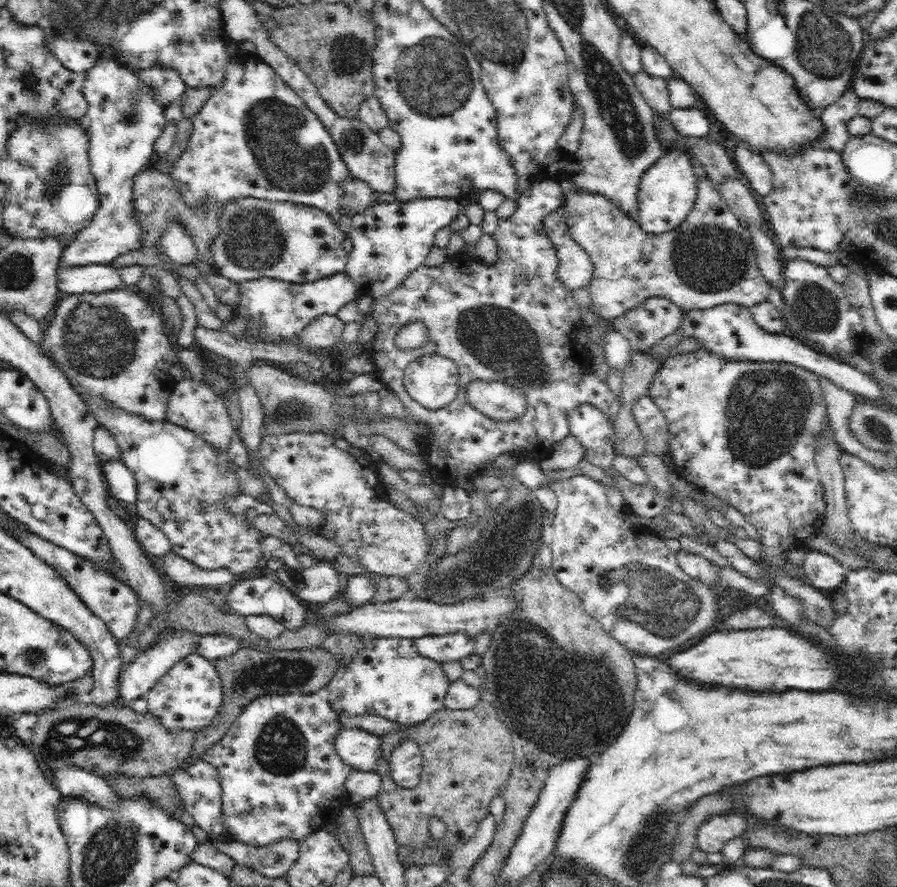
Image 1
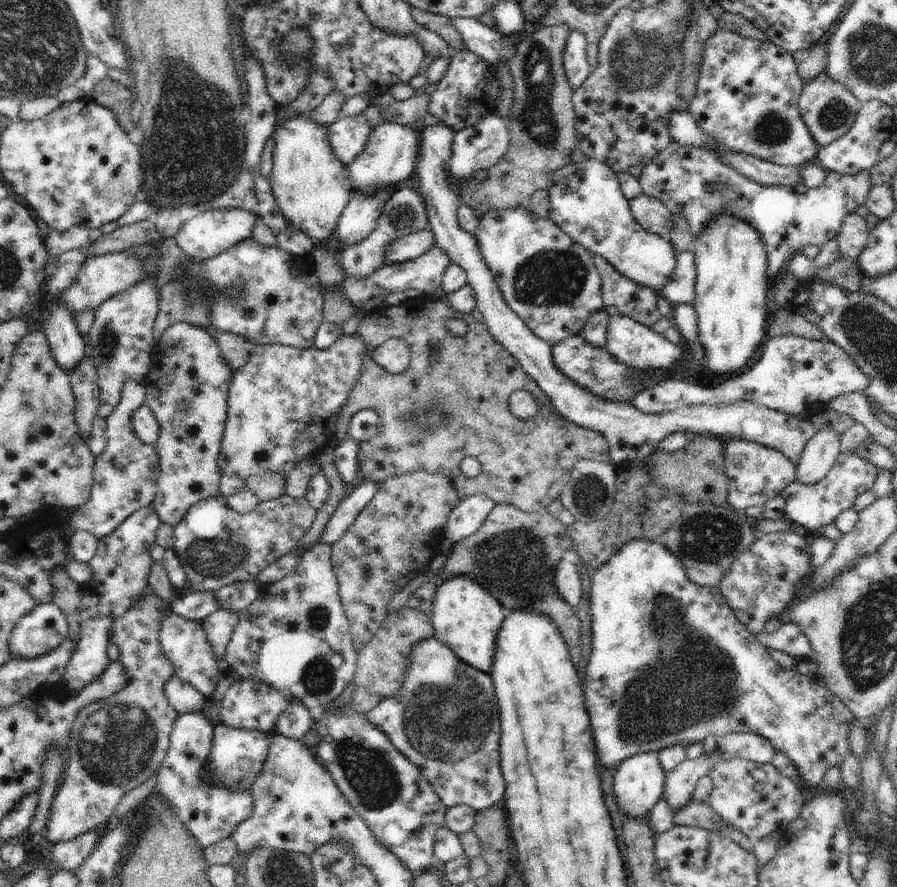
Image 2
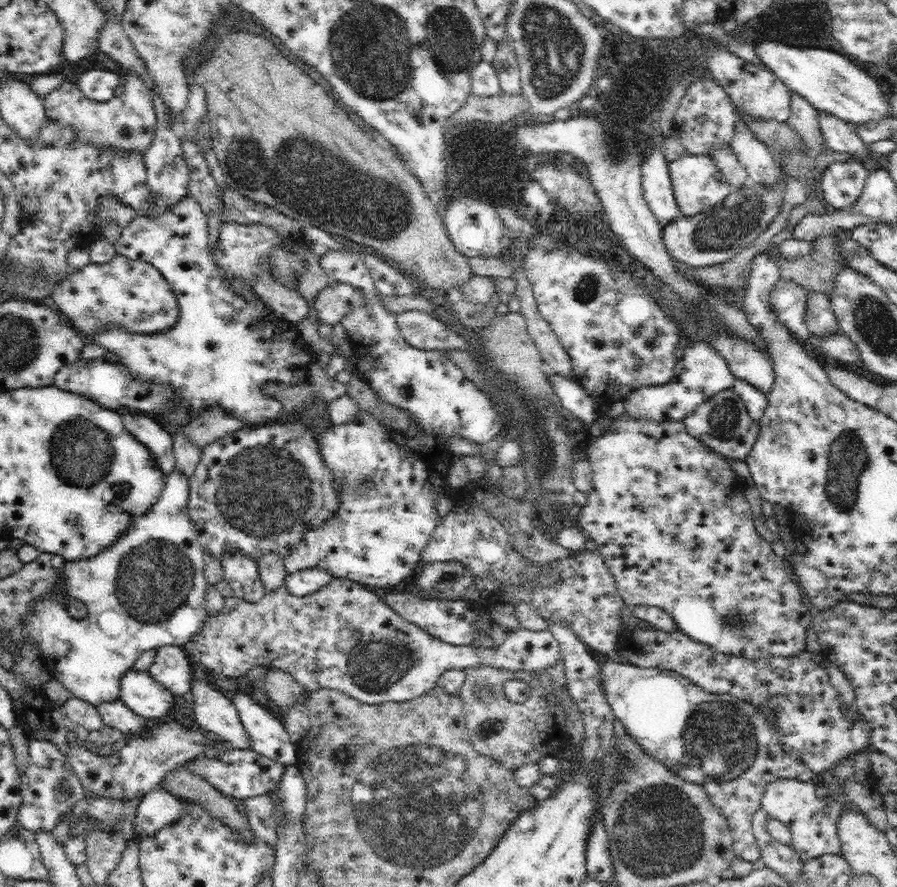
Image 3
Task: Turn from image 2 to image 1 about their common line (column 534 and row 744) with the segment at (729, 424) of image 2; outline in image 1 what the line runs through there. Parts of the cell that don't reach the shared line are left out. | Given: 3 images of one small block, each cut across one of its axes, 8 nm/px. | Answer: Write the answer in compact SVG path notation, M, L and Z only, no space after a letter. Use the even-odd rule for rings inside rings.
M342 726L340 732L334 738L334 749L337 750L341 760L355 770L374 771L381 756L380 737L358 727L346 729Z

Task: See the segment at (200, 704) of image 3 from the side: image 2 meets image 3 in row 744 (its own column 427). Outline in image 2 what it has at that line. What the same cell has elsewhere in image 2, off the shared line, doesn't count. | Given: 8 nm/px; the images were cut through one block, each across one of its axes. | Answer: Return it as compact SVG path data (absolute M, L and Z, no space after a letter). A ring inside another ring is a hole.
M429 228L410 233L387 244L383 264L400 264L418 258L434 244L435 236Z

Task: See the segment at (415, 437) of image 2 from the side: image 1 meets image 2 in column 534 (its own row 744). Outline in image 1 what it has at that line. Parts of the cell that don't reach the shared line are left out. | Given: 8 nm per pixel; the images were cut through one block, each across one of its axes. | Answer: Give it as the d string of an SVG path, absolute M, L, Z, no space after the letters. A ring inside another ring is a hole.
M487 701L478 702L474 708L468 710L450 709L444 707L437 710L424 722L414 725L401 725L394 732L388 732L380 737L381 756L376 764L374 772L380 775L382 786L376 794L376 801L382 807L398 845L408 845L408 847L420 848L439 847L430 845L434 838L430 836L428 822L430 818L437 816L447 824L446 845L444 849L452 850L458 843L466 842L474 836L478 825L484 816L489 812L490 802L494 796L502 795L506 782L510 778L510 772L514 763L514 749L511 741L511 732L498 716L495 706ZM413 740L420 747L422 752L422 773L420 782L416 788L404 788L398 786L391 775L390 758L392 752L400 742Z

